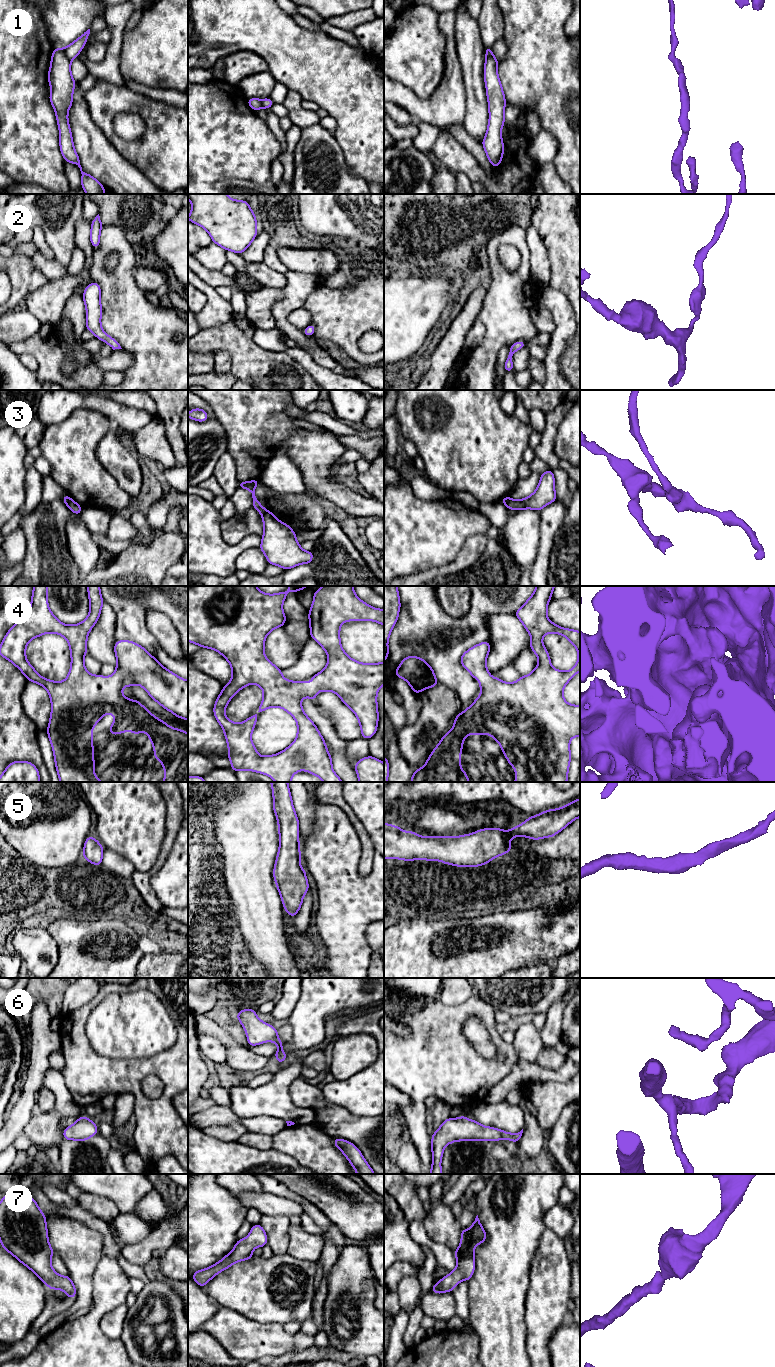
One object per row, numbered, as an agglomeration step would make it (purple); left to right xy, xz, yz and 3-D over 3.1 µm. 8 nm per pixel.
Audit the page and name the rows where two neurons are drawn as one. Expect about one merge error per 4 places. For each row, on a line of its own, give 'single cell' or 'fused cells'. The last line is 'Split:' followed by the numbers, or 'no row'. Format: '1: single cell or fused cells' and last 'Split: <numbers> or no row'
1: fused cells
2: single cell
3: fused cells
4: single cell
5: single cell
6: single cell
7: single cell
Split: 1, 3

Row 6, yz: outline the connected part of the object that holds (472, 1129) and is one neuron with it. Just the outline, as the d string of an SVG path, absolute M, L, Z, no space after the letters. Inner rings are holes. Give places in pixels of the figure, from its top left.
M464 1115L459 1118L447 1118L438 1128L437 1132L433 1132L432 1140L432 1167L429 1174L441 1174L441 1160L446 1145L456 1141L493 1141L507 1139L515 1143L519 1143L523 1129L518 1133L508 1133L506 1131L483 1126L476 1120L470 1120Z

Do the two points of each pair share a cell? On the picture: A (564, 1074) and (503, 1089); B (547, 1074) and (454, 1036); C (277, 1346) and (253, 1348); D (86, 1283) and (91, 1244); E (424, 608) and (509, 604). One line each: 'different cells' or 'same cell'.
A: same cell
B: different cells
C: same cell
D: same cell
E: same cell

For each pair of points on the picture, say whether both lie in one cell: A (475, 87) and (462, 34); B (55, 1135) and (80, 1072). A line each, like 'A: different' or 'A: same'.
A: same
B: different

